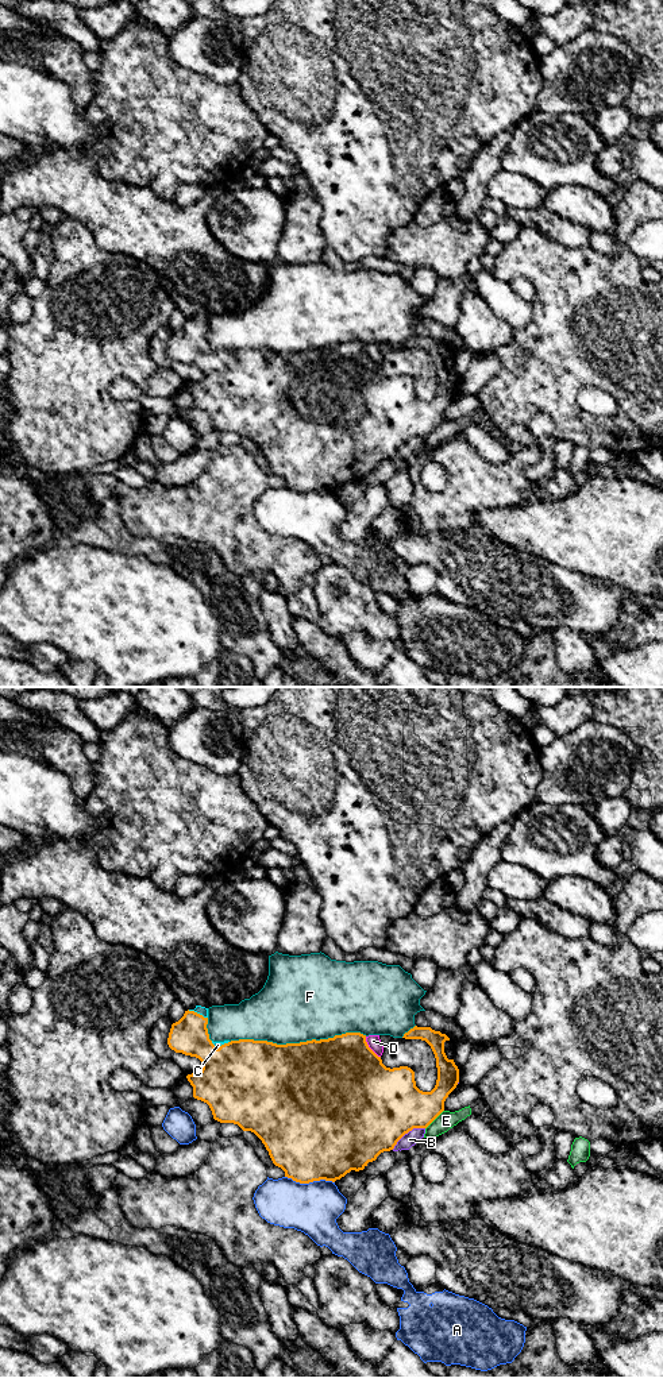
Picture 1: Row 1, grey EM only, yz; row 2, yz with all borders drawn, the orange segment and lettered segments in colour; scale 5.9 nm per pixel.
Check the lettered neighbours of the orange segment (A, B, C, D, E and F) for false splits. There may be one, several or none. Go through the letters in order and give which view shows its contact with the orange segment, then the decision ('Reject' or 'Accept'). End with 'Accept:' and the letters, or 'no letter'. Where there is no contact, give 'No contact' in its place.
A: Touches orange in yz. Reject
B: Touches orange in yz. Reject
C: Touches orange in yz. Accept
D: Touches orange in yz. Accept
E: Touches orange in yz. Reject
F: Touches orange in yz. Reject
Accept: C, D

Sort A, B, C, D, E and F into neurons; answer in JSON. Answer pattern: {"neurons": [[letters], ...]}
{"neurons": [["A"], ["B"], ["C", "D"], ["E"], ["F"]]}

